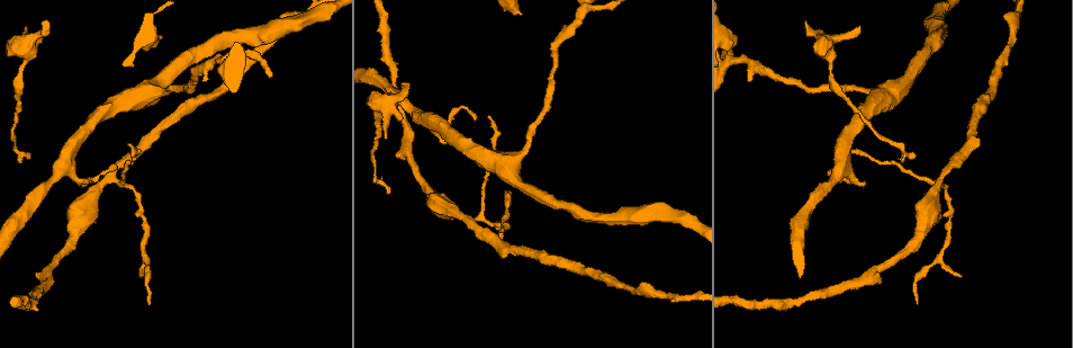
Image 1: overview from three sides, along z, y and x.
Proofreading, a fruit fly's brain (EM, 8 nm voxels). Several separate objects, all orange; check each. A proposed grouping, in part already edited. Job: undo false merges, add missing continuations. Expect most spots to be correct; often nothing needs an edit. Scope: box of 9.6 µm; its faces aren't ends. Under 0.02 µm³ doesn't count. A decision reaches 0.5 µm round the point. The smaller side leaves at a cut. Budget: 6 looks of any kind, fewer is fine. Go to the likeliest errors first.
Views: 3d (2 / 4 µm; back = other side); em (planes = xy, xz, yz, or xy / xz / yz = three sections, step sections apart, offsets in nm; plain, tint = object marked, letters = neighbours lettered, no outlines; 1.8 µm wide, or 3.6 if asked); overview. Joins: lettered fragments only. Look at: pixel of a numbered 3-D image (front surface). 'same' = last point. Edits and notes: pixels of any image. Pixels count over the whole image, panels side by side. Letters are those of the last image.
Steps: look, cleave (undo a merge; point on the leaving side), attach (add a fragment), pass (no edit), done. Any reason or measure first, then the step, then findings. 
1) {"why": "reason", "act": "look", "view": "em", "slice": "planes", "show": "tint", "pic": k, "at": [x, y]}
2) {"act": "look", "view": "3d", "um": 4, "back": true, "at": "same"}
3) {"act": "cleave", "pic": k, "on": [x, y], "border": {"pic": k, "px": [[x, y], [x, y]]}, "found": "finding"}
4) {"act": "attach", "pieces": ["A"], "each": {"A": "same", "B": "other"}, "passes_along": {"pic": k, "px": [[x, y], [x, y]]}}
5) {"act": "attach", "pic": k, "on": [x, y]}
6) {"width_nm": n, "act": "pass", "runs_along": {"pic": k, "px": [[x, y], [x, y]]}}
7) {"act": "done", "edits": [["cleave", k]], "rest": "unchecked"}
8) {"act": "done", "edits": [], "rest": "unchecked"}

{"why": "abrupt turn", "act": "look", "view": "em", "um": 3.6, "slice": "planes", "show": "letters", "pic": 1, "at": [938, 178]}

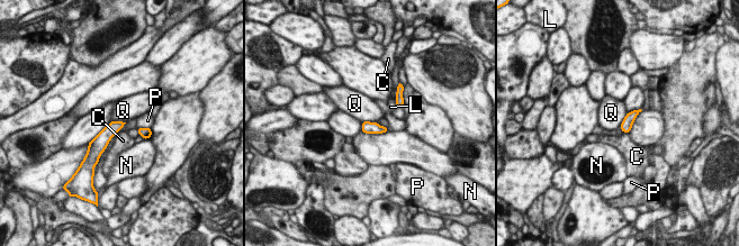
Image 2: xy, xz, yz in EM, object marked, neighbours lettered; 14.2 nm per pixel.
{"longest_contact_nm": ["Q", 220], "act": "pass", "each": {"C": "other", "L": "other", "N": "other", "P": "other", "Q": "other"}, "found": "continuous, no second neuron"}

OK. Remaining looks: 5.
{"why": "stops while still wide", "act": "look", "view": "em", "slice": "planes", "show": "letters", "pic": 1, "at": [736, 37]}

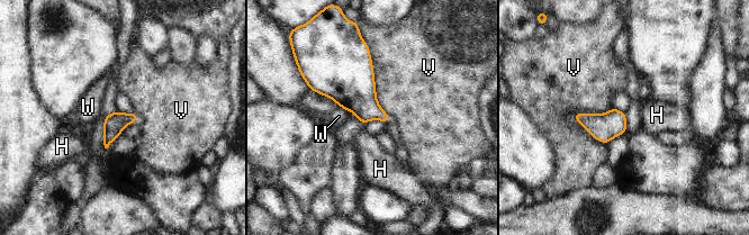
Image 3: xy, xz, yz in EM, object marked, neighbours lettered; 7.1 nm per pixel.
{"longest_contact_nm": ["V", 600], "act": "pass", "each": {"H": "other", "V": "other", "W": "other"}, "found": "none of them fits"}

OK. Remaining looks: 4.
{"why": "tapers out", "act": "look", "view": "em", "slice": "xy", "step": 8, "show": "letters", "pic": 1, "at": [804, 23]}

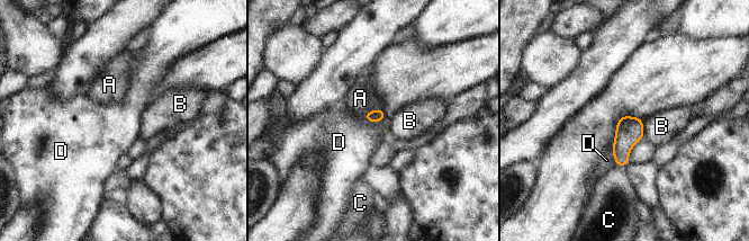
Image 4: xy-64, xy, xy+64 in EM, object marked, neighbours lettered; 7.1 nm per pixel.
{"act": "look", "view": "em", "slice": "planes", "show": "letters", "at": "same"}

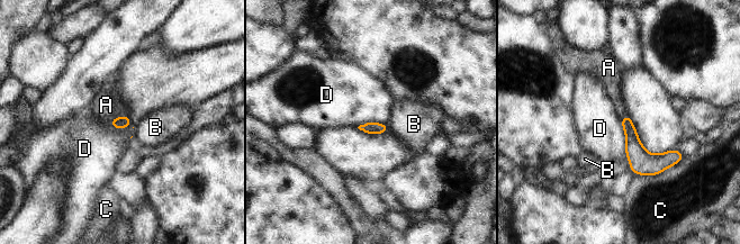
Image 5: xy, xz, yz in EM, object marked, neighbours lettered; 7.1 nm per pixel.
{"act": "attach", "pieces": ["A"], "each": {"A": "same", "B": "other", "C": "other", "D": "other"}, "passes_along": {"pic": 5, "px": [[119, 123], [119, 117], [106, 105]]}, "found": "it goes on there"}

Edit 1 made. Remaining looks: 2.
{"act": "done", "edits": [["attach", 5]], "rest": "unchecked"}

